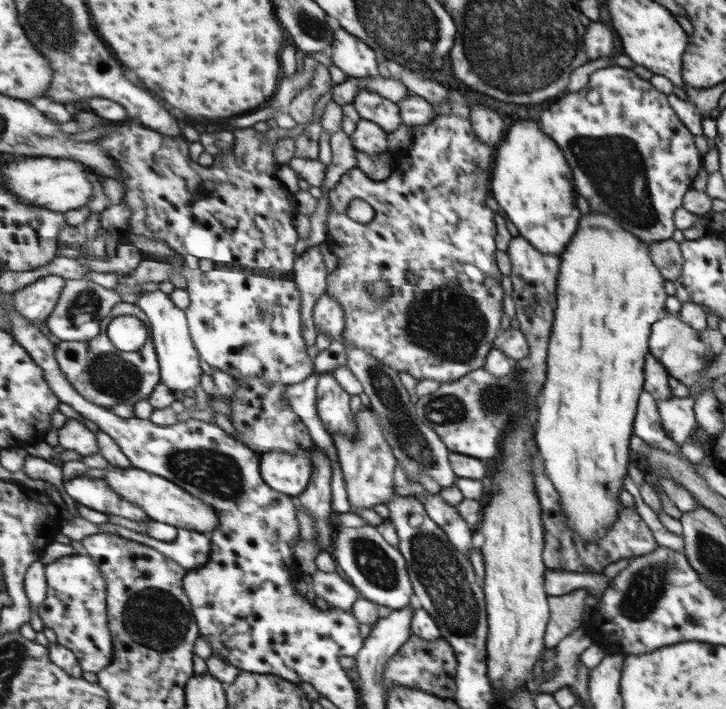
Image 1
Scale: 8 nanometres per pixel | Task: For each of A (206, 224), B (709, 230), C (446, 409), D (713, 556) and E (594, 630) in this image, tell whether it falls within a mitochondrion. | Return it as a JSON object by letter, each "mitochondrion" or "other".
{"A":"other","B":"other","C":"mitochondrion","D":"mitochondrion","E":"other"}

